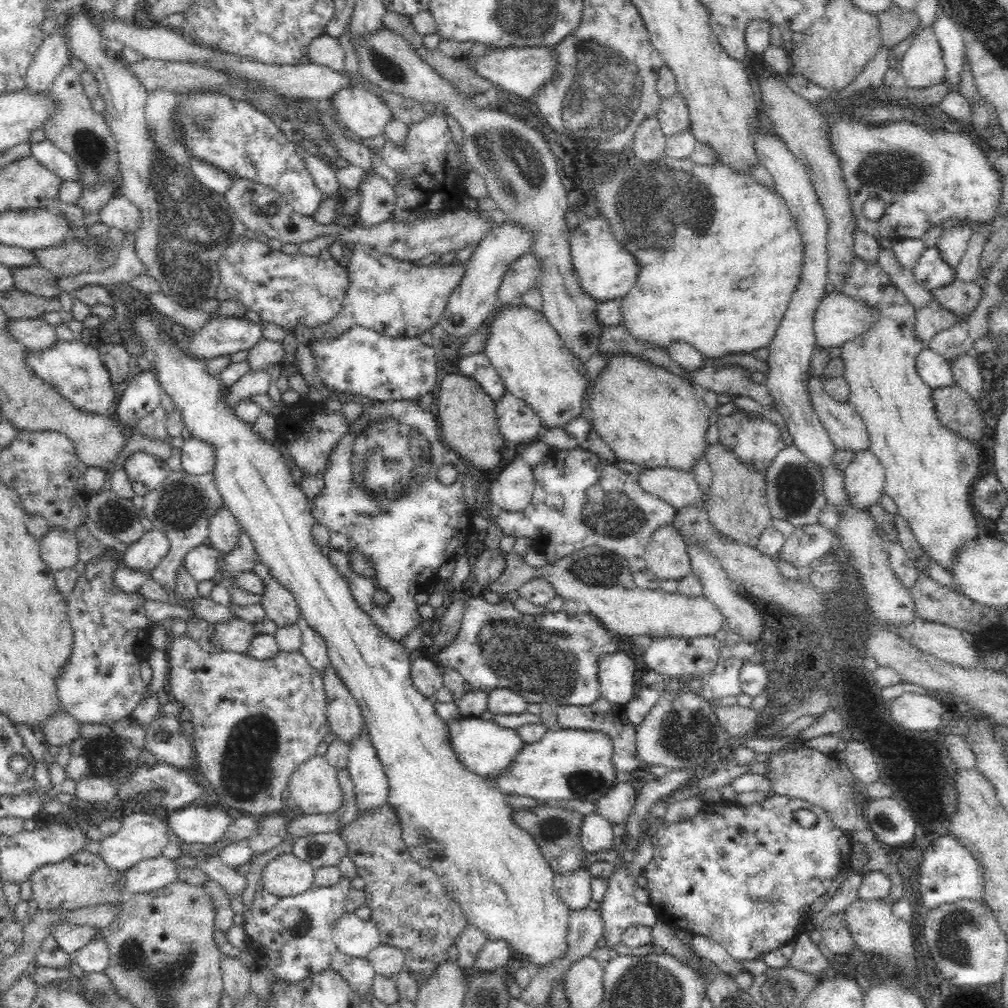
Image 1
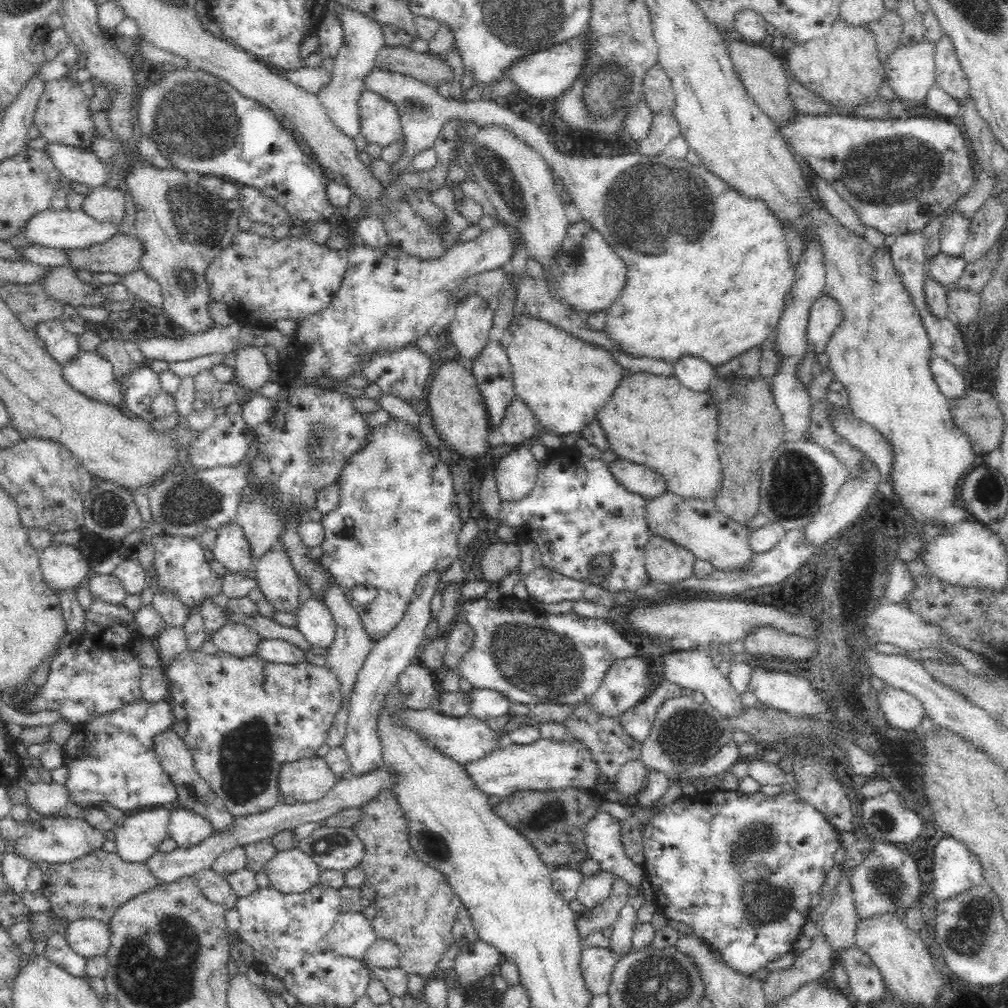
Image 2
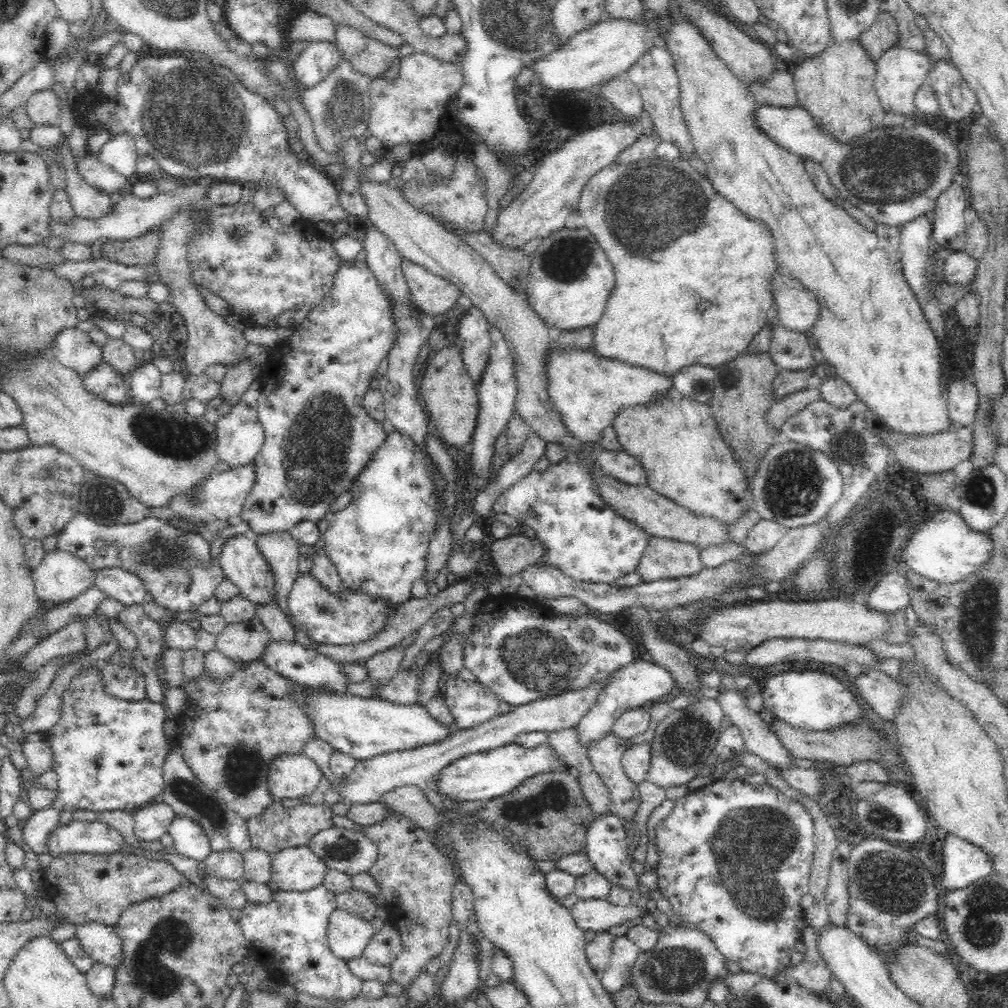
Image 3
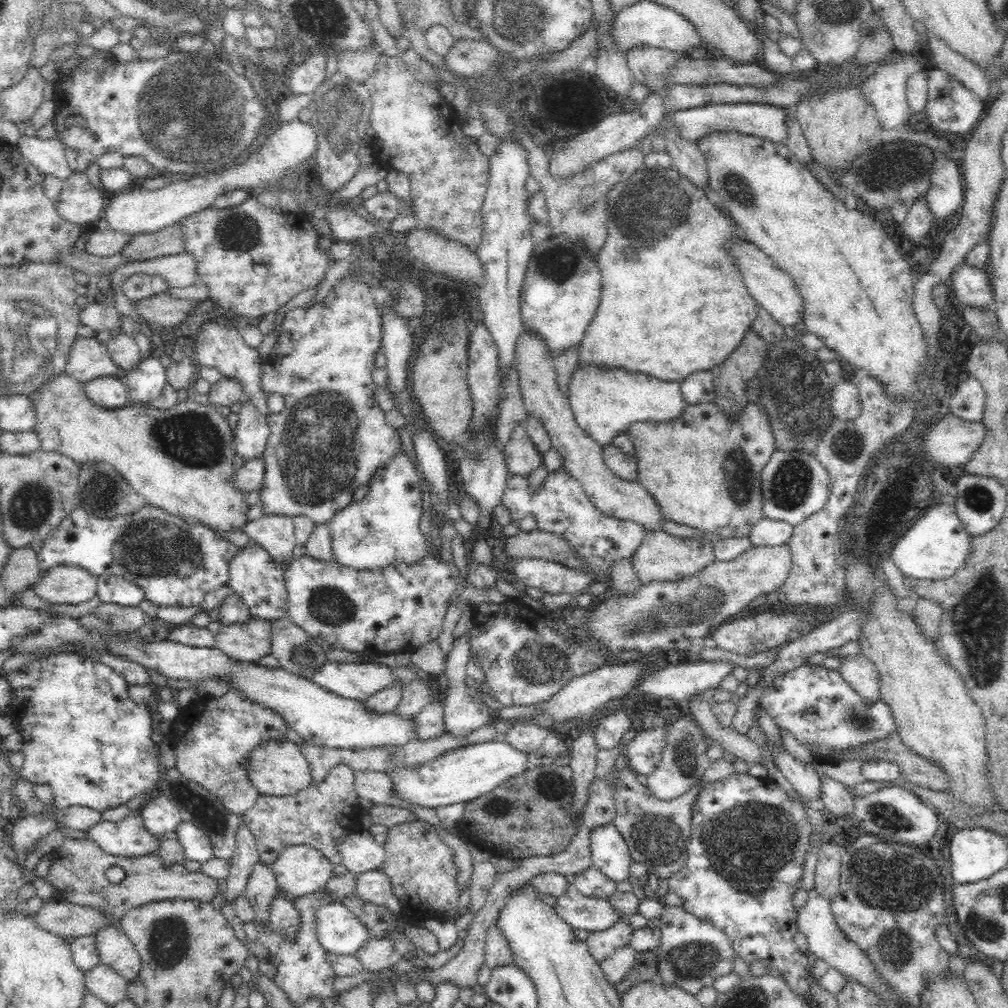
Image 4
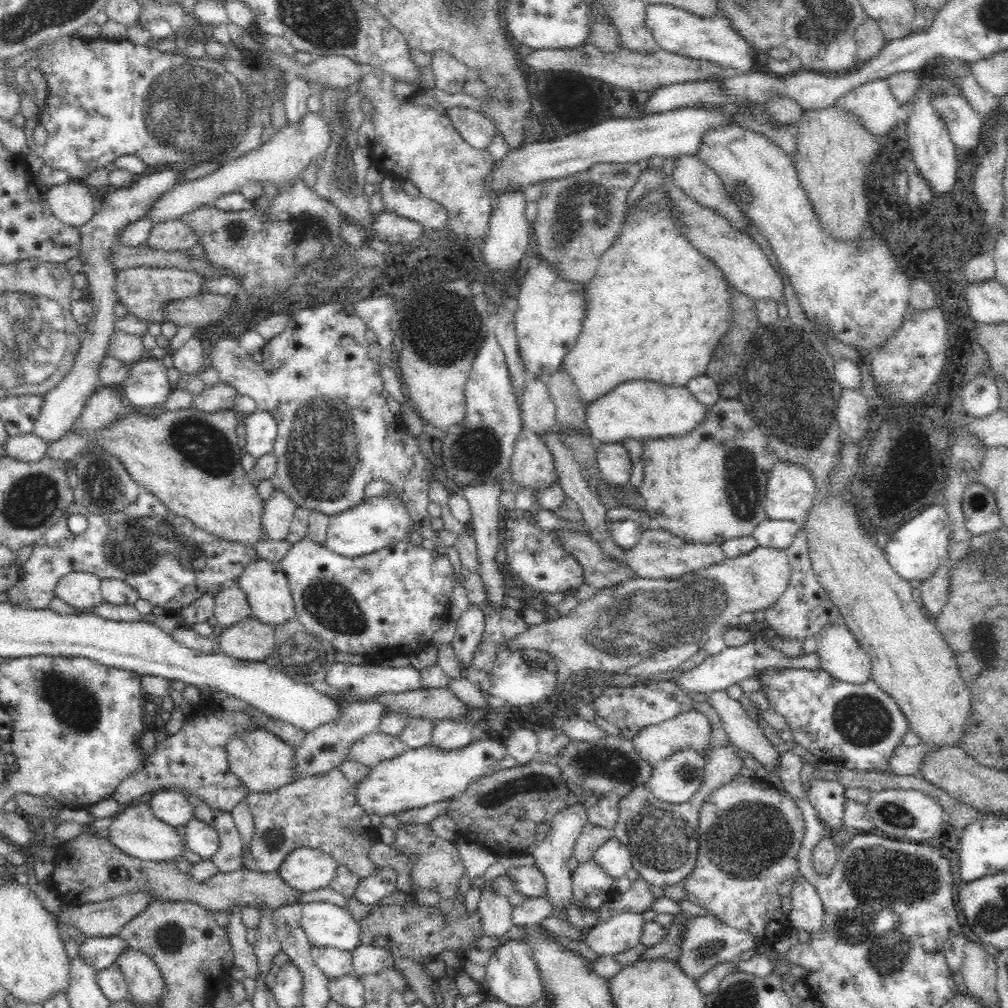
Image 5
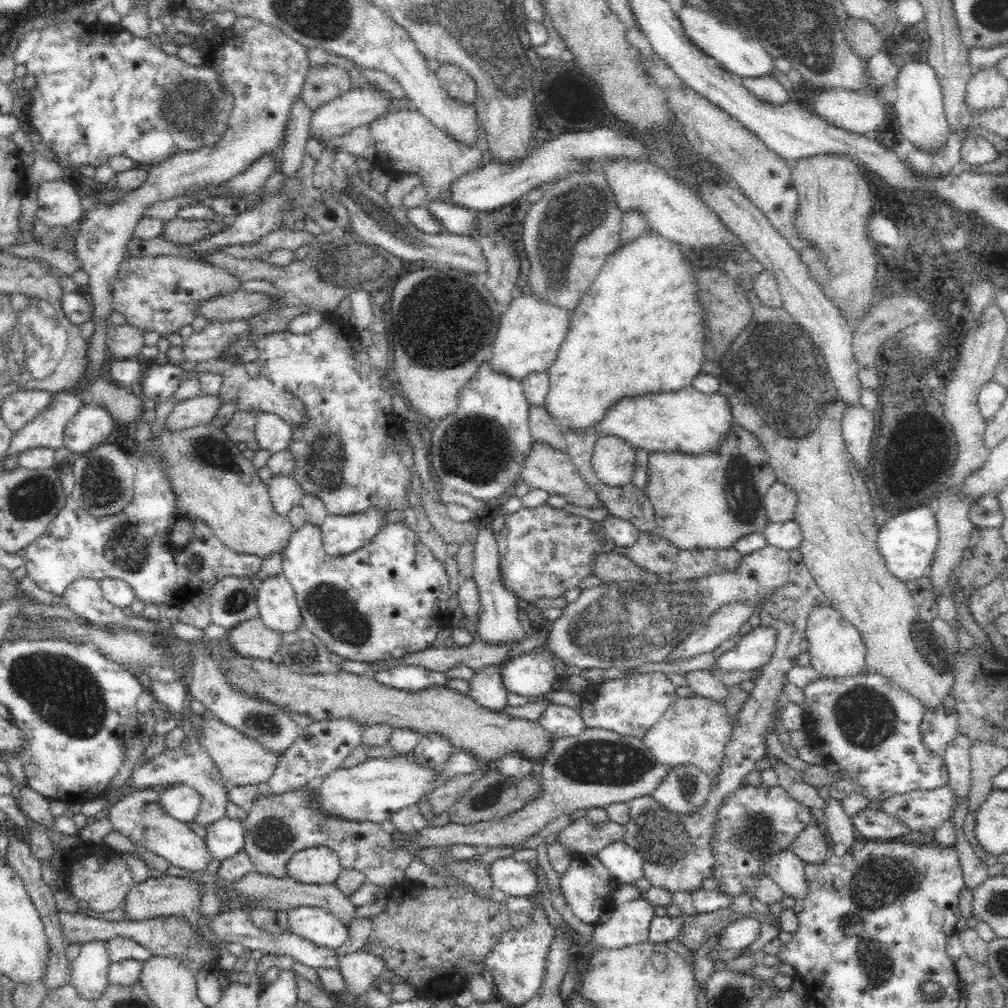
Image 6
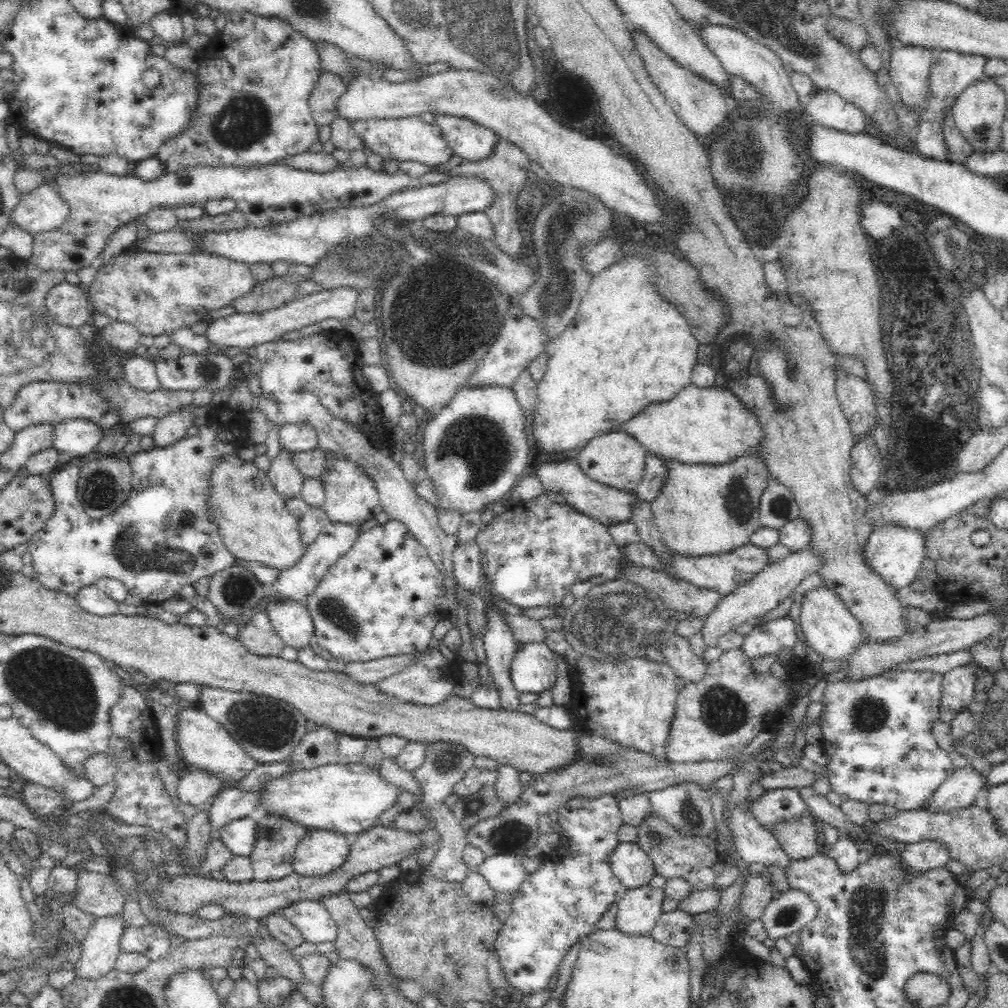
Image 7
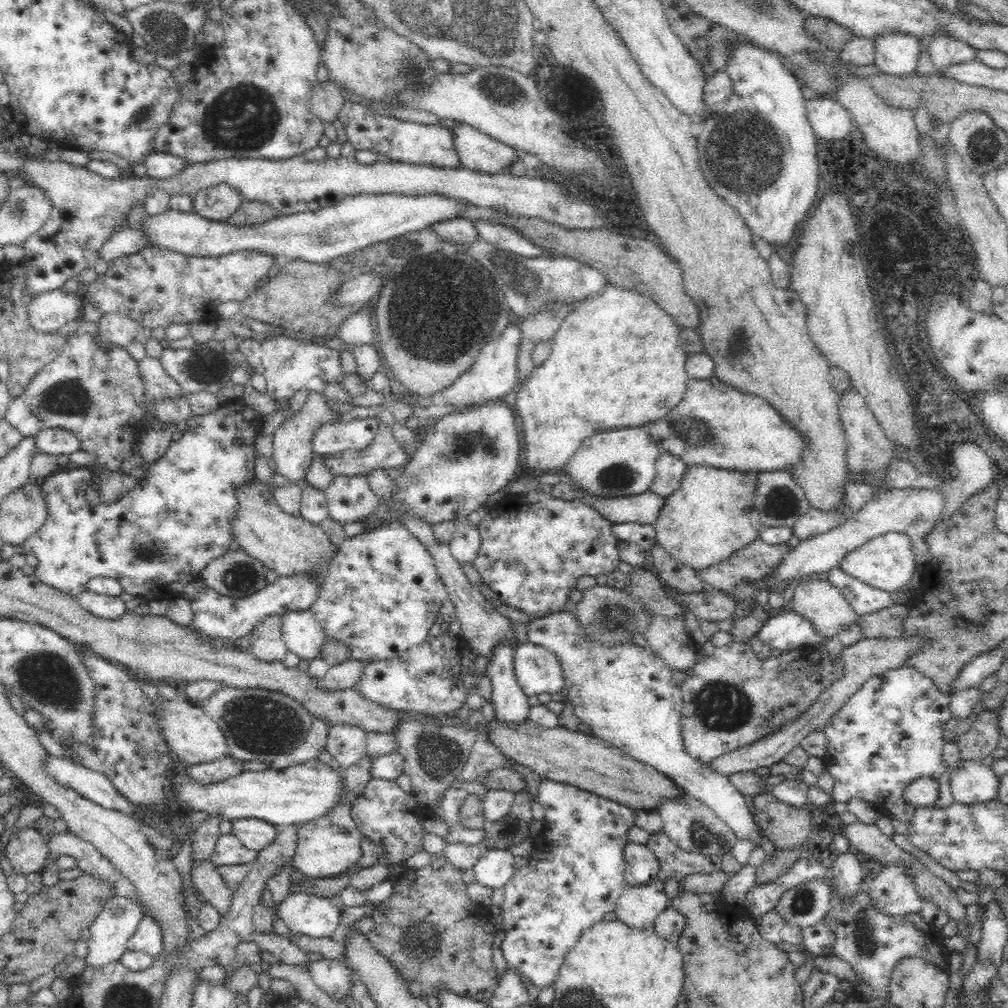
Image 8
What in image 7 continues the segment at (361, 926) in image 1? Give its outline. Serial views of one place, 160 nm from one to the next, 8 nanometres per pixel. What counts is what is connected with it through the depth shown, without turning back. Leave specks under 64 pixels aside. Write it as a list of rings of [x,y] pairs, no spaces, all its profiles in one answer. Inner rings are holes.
[[[300,900],[280,913],[302,933],[304,940],[312,944],[336,942],[338,932],[334,918],[318,902]]]

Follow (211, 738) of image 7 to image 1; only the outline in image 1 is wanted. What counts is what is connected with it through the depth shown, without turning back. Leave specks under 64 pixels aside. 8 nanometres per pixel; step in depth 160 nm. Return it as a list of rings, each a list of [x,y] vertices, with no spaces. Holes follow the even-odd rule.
[[[314,755],[292,773],[287,784],[290,798],[305,814],[330,814],[339,811],[343,792],[337,768],[325,756]]]

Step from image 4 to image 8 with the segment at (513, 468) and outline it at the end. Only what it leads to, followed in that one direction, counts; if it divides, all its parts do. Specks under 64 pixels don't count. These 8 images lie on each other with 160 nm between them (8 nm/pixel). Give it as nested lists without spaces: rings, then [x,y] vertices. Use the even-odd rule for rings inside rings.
[[[563,472],[562,479],[568,480],[573,486],[575,499],[582,501],[611,523],[654,525],[660,514],[660,508],[664,506],[664,497],[660,497],[654,492],[647,491],[640,495],[602,498],[592,496],[580,489],[580,485],[574,483],[572,477],[565,472]]]

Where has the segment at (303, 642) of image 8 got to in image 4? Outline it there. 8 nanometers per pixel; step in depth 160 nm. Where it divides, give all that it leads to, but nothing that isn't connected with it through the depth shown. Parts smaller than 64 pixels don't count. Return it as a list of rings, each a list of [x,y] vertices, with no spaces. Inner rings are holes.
[[[250,540],[250,544],[244,544],[230,560],[227,585],[248,605],[251,616],[274,621],[287,614],[288,593],[284,584],[284,572],[285,569],[264,548]]]

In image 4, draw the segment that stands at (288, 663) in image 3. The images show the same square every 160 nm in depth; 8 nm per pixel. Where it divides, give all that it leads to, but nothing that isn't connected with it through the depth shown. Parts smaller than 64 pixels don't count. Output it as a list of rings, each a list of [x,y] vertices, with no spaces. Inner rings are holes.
[[[341,661],[324,662],[308,679],[328,692],[360,701],[365,701],[397,680],[392,669],[386,665]]]

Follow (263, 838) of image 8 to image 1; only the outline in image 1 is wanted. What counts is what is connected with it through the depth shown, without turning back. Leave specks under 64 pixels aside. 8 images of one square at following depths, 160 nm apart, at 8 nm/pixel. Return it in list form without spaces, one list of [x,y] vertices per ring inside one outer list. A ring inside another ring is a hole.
[[[188,805],[164,815],[174,835],[184,844],[200,842],[214,845],[224,838],[224,834],[236,820],[218,806],[209,808]]]

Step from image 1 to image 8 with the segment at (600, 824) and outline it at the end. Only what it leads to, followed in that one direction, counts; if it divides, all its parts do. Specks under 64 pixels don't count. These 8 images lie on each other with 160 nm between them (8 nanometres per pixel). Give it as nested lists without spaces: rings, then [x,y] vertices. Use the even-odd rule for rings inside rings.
[[[628,842],[623,858],[627,865],[624,872],[627,885],[642,886],[657,878],[659,861],[646,845]]]

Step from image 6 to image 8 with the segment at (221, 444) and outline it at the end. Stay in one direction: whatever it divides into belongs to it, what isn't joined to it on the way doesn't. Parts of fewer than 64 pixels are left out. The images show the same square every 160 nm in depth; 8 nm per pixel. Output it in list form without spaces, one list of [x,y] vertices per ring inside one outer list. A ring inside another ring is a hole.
[[[255,478],[235,489],[238,499],[236,516],[230,520],[230,537],[238,541],[239,548],[257,561],[260,561],[267,569],[275,570],[279,576],[292,576],[292,574],[307,574],[320,578],[327,575],[330,566],[330,558],[334,558],[338,548],[330,542],[320,525],[314,525],[301,515],[291,515],[282,510],[274,497],[274,492],[268,484],[264,484]]]

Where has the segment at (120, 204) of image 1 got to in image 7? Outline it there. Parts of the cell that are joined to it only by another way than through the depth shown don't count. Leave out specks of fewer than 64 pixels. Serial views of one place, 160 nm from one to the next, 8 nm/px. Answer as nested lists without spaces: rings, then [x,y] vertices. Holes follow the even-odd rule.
[[[44,183],[30,193],[21,195],[21,201],[12,211],[10,223],[36,234],[62,226],[68,215],[68,203],[52,185]]]

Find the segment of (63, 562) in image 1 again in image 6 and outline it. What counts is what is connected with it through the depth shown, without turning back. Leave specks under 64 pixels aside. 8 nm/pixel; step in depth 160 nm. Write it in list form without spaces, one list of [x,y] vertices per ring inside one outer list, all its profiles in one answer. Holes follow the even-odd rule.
[[[76,578],[62,594],[62,602],[84,620],[94,626],[116,625],[120,628],[136,628],[136,618],[128,618],[120,607],[104,598],[99,581],[93,578]]]

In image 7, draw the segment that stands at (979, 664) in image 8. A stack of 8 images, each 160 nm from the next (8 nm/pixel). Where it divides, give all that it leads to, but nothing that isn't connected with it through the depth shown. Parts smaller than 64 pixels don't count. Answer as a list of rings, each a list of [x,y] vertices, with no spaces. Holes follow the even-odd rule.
[[[972,664],[972,668],[961,665],[943,674],[941,698],[938,704],[940,722],[951,726],[955,716],[960,714],[960,711],[974,698],[974,680],[976,680],[974,674],[978,670],[980,670],[978,665]]]

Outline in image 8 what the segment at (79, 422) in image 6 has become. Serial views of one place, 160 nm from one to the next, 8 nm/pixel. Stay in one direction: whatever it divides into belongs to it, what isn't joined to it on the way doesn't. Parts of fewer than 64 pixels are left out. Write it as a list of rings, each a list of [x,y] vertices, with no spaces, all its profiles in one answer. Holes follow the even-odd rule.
[[[48,428],[35,434],[36,446],[40,452],[58,456],[81,450],[82,445],[73,432],[62,428]]]

